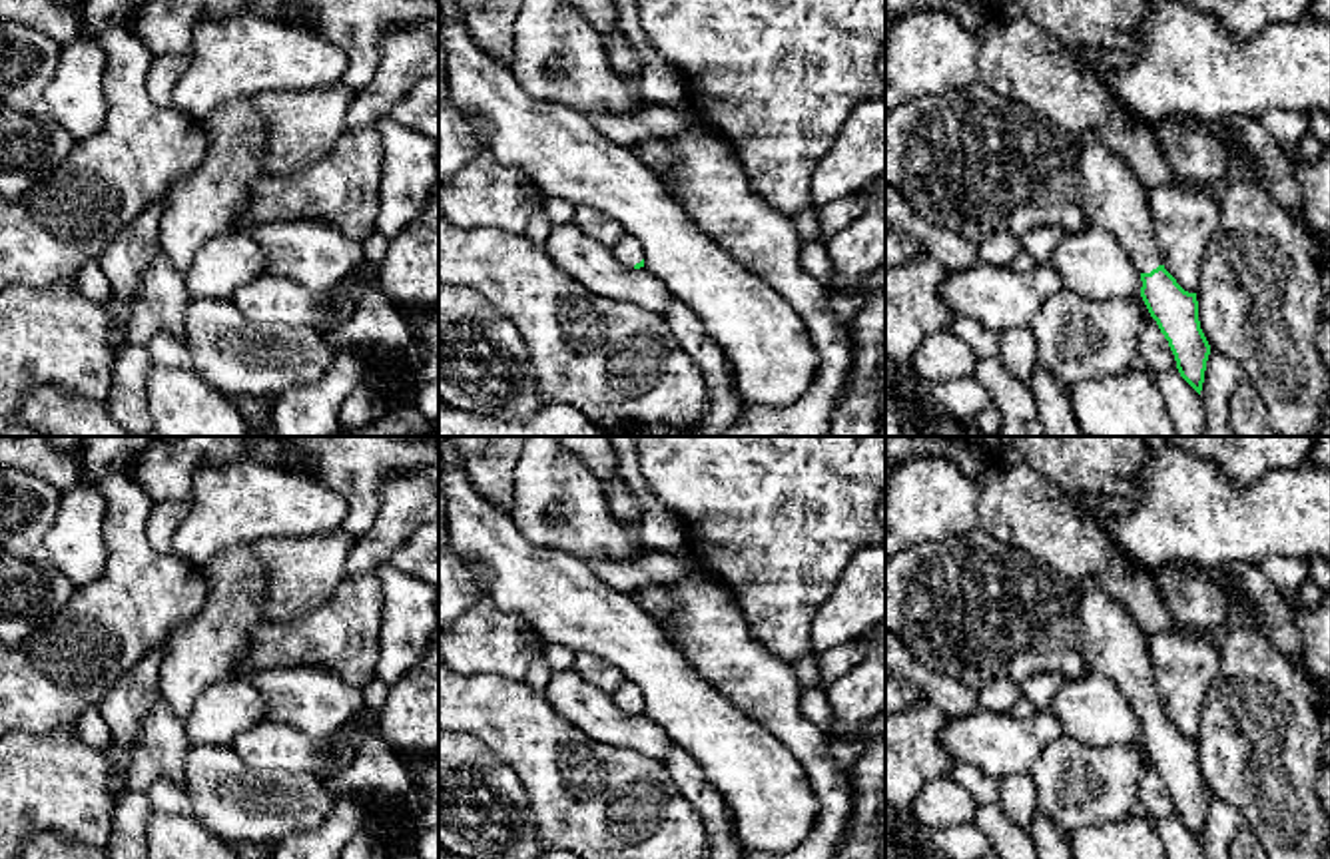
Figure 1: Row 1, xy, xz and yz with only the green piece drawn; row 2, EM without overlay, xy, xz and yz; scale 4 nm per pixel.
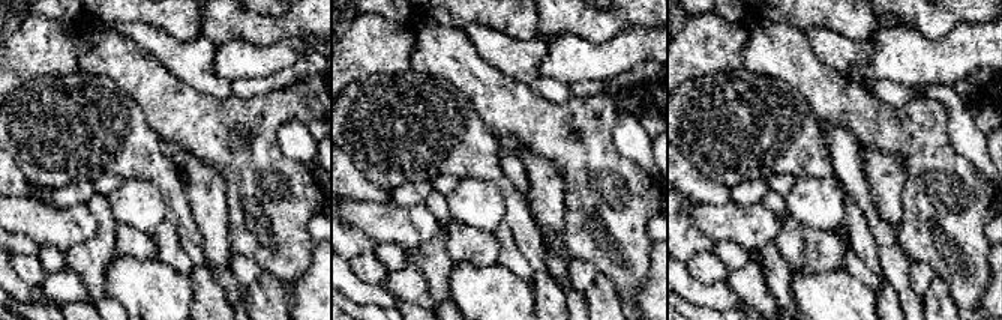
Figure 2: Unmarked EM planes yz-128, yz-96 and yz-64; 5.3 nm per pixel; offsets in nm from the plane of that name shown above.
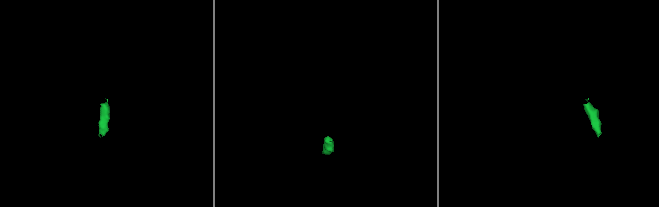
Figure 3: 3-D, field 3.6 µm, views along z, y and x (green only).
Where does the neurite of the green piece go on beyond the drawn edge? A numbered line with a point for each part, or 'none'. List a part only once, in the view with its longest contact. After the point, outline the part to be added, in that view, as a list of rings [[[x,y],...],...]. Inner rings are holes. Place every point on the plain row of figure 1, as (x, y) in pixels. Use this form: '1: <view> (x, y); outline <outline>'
1: yz (1113, 644); outline [[[1093,580],[1077,582],[1077,642],[1089,674],[1115,682],[1141,719],[1163,712],[1149,640],[1131,612]]]

